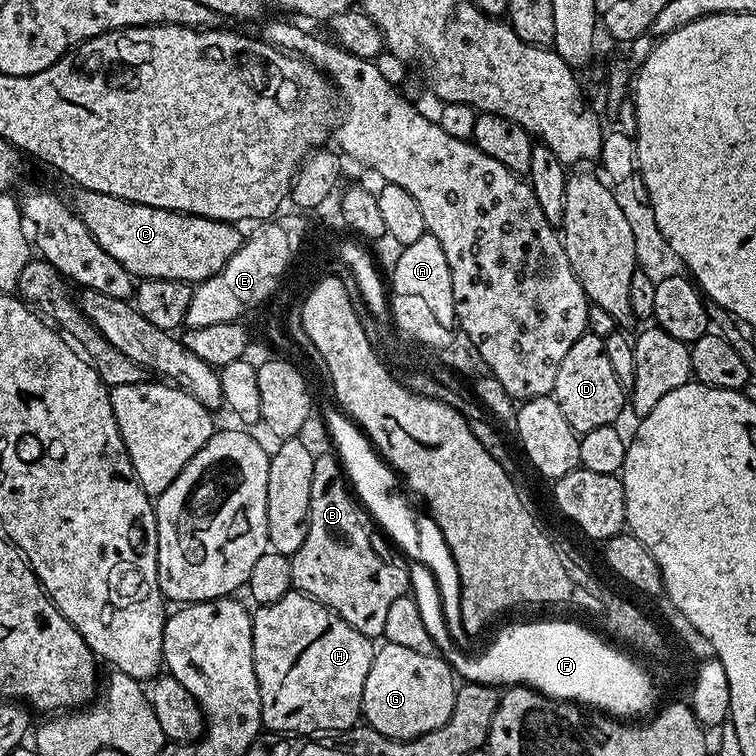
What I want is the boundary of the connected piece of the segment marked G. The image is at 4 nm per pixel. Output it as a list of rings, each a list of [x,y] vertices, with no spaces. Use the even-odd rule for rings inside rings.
[[[387,642],[381,645],[376,648],[376,657],[370,666],[370,674],[366,674],[366,686],[362,686],[362,716],[368,727],[395,740],[413,740],[415,736],[421,736],[430,730],[438,730],[438,726],[445,724],[454,710],[458,680],[452,667],[439,654],[418,654],[409,648]]]

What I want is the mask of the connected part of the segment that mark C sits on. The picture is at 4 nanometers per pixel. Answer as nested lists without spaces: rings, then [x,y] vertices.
[[[80,188],[70,204],[76,217],[90,230],[90,234],[128,272],[136,278],[170,278],[187,280],[195,286],[218,274],[240,248],[242,232],[235,223],[211,220],[205,216],[189,216],[172,212],[169,208],[151,208],[133,204],[110,194]]]

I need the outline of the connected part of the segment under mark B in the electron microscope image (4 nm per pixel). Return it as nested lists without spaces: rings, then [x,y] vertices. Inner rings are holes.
[[[329,452],[319,453],[314,462],[314,478],[310,478],[310,510],[306,542],[302,542],[302,546],[298,546],[298,550],[290,558],[292,586],[295,591],[305,592],[318,602],[322,602],[330,611],[337,612],[343,620],[350,622],[350,626],[354,626],[354,630],[366,634],[369,638],[380,638],[384,634],[390,602],[402,598],[409,591],[410,572],[407,567],[395,568],[390,561],[383,560],[376,553],[376,548],[372,545],[367,530],[364,529],[365,513],[362,511],[362,505],[346,479],[340,457]]]

